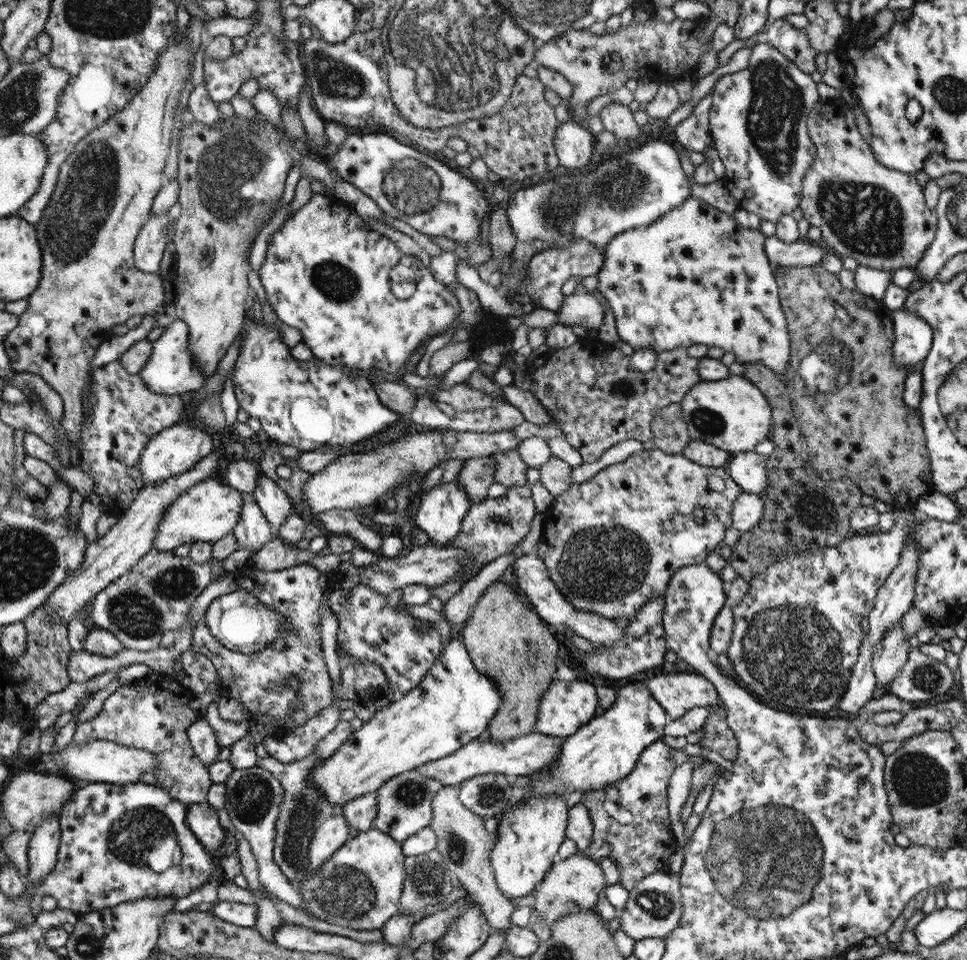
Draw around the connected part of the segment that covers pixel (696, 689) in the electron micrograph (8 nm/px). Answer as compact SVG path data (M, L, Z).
M684 669L675 674L663 673L645 682L656 702L663 706L669 720L678 720L694 707L719 703L717 689L698 672Z

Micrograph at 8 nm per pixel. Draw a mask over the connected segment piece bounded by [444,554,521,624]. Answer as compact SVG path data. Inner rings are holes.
M512 554L499 556L496 560L486 564L472 580L463 584L462 588L448 602L445 602L445 619L451 623L465 624L486 587L500 579L506 569L520 557L520 555Z

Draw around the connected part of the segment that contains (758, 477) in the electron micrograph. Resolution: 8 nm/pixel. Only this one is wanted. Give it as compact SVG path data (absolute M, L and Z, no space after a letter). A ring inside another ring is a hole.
M754 451L736 453L728 464L728 475L746 493L760 495L768 485L765 458Z

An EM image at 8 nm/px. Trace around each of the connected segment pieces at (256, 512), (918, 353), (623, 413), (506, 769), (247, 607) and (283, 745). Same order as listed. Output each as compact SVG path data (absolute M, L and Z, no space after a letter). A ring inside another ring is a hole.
M242 493L242 504L240 519L232 532L237 544L244 547L243 549L259 551L270 542L270 522L256 503L253 493Z
M900 307L891 313L895 340L892 344L894 363L912 366L924 360L930 352L934 332L918 313Z
M580 338L578 342L566 348L553 350L546 358L543 366L532 367L532 393L548 411L554 421L566 435L566 441L580 452L584 463L597 462L606 450L626 440L647 442L652 439L651 423L654 416L670 404L680 403L696 383L698 376L698 358L690 358L687 349L676 347L657 353L654 368L648 372L640 372L633 368L631 357L622 353L621 349L600 342L597 338Z
M532 731L524 736L514 737L504 743L494 741L494 739L480 740L475 738L464 744L456 752L445 756L444 758L430 761L416 767L422 776L438 780L444 785L460 785L462 781L468 780L476 775L486 773L504 773L510 778L518 775L528 776L534 771L548 769L554 759L558 759L560 749L562 749L562 737L551 737Z
M241 589L218 596L210 603L203 618L204 624L207 624L224 646L232 651L246 654L260 651L264 647L272 645L284 631L288 631L290 628L284 619L286 618L282 618L282 614L266 608L254 594Z
M335 696L334 702L288 735L274 737L271 733L268 734L263 744L269 756L288 763L302 760L314 752L316 743L321 743L322 739L338 724L342 709L337 706L337 701L341 700L342 698Z

